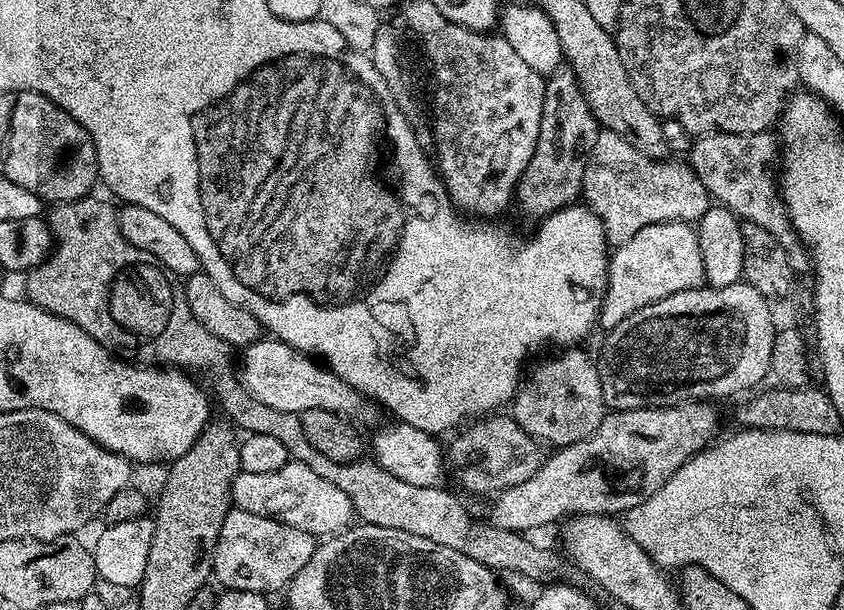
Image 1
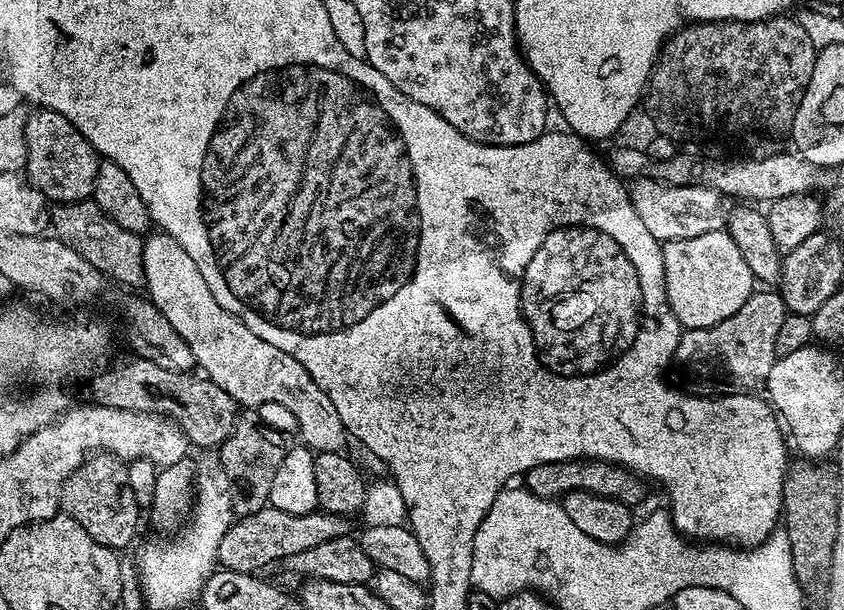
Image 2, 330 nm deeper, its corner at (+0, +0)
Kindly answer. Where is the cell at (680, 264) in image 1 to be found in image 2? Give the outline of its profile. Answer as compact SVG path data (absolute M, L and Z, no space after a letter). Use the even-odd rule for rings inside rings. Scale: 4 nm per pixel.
M726 230L663 241L662 266L668 304L685 329L709 328L725 320L737 312L754 291L750 266L746 266L738 242L734 242Z

